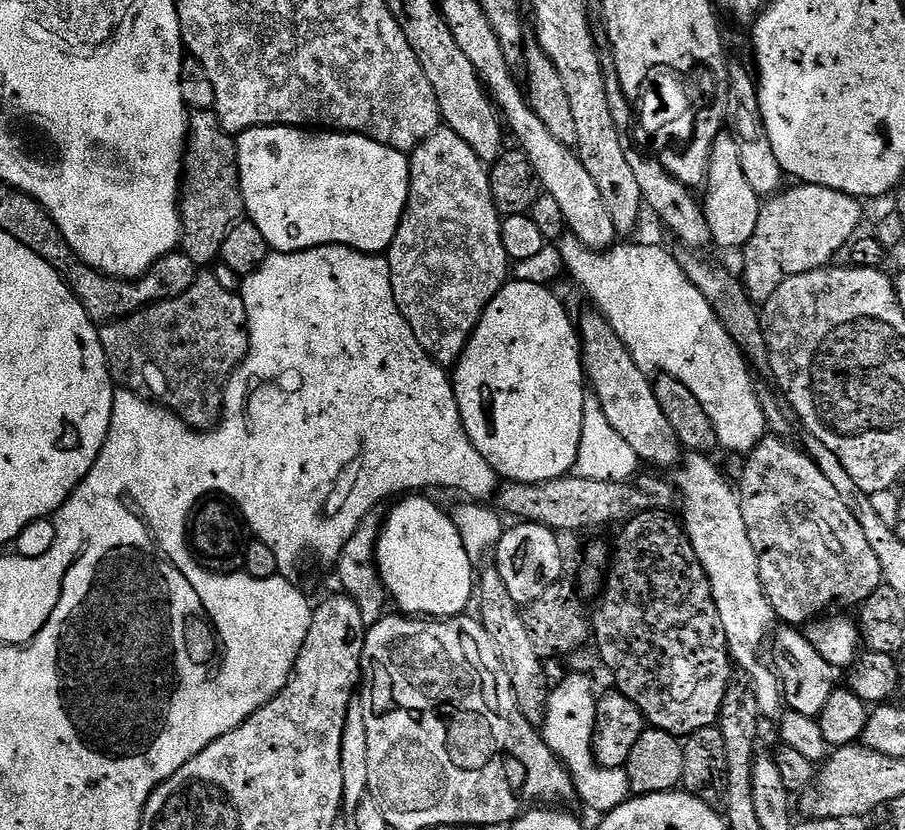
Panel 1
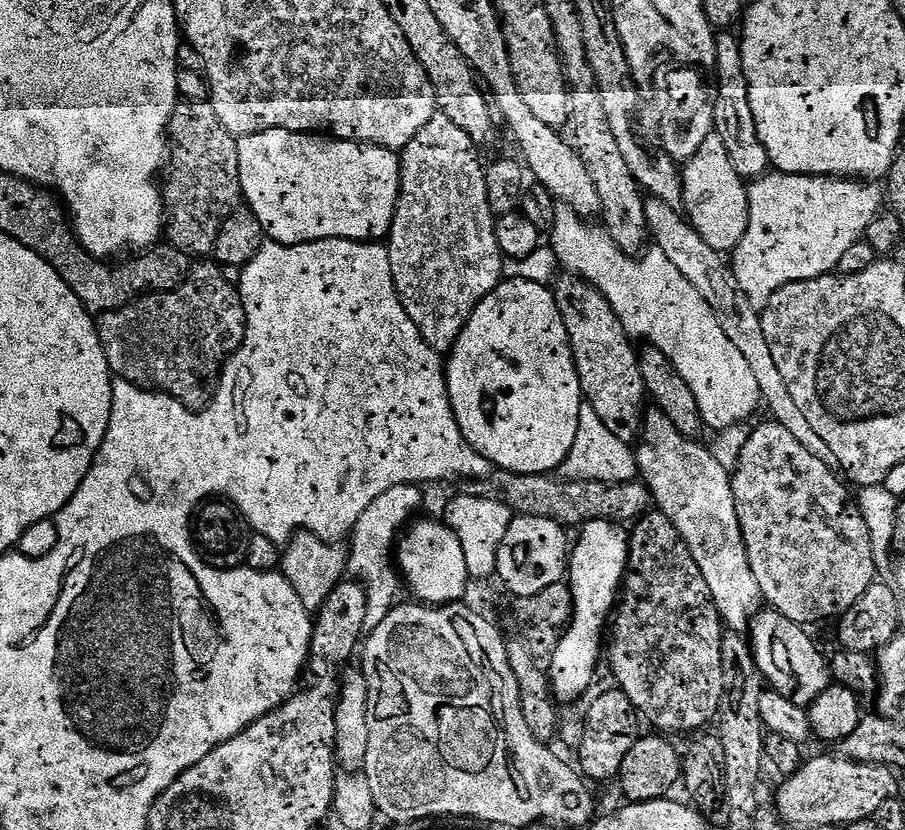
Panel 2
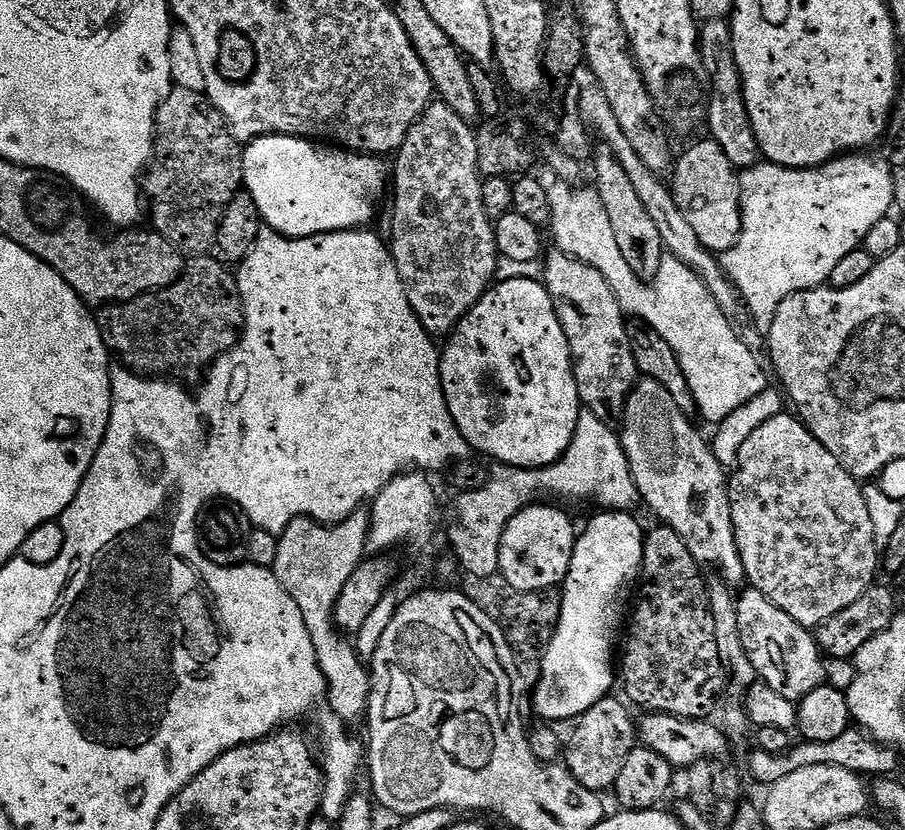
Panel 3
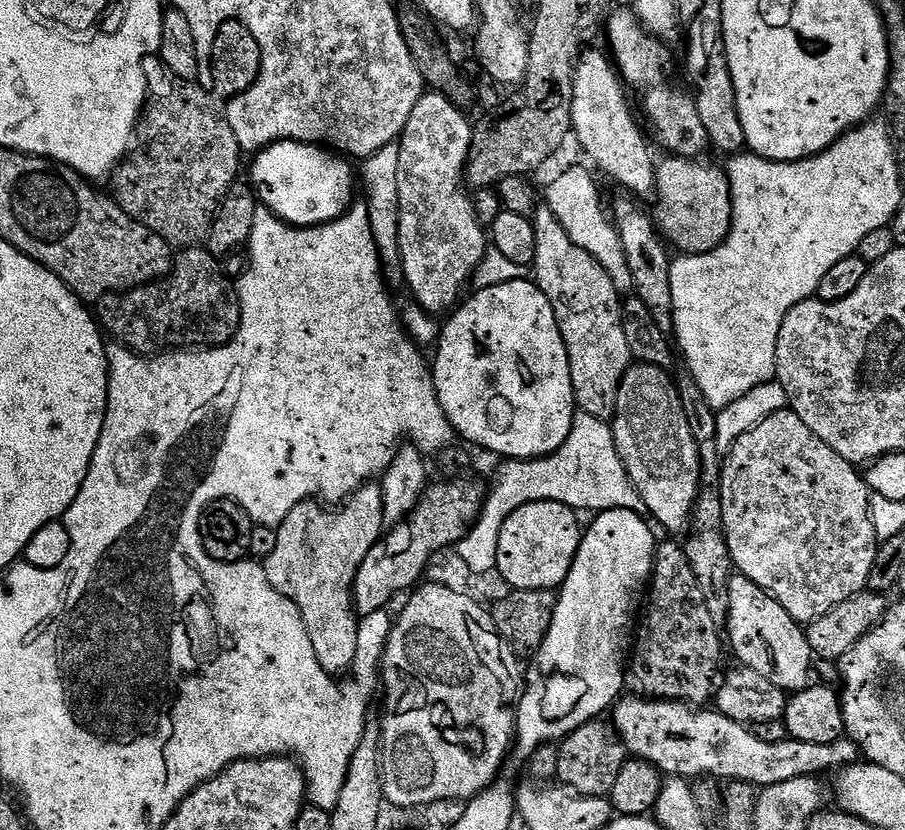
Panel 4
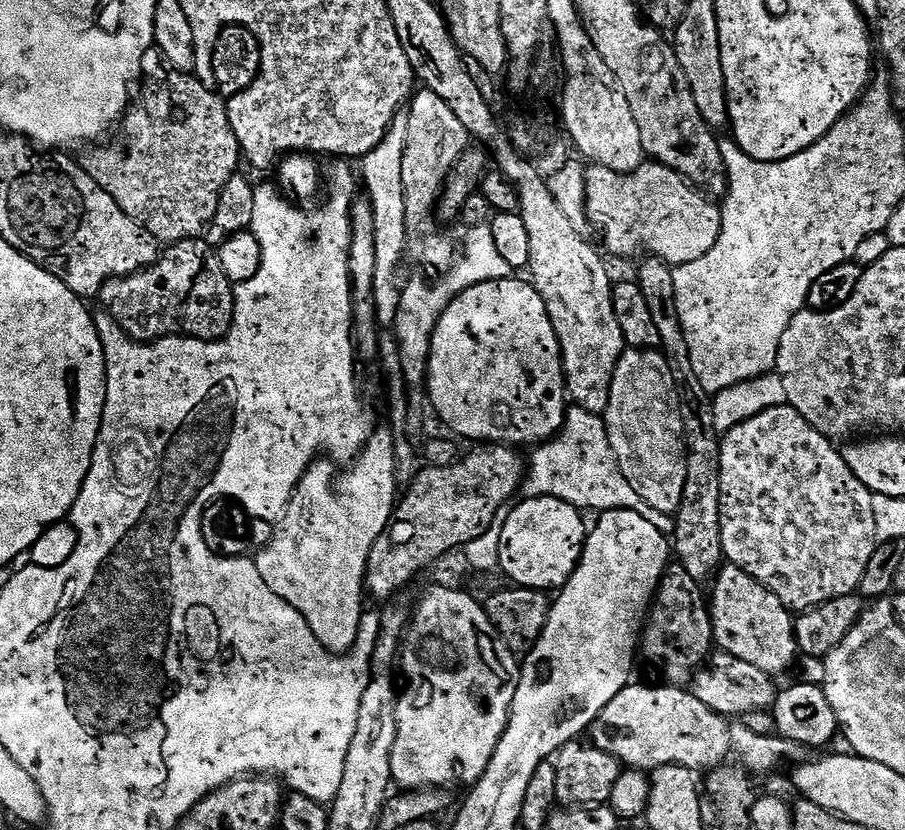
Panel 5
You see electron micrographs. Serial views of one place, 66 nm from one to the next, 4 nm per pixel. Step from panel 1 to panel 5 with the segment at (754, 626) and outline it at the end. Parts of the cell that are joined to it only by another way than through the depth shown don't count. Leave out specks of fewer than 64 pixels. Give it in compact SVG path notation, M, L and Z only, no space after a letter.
M625 347L622 358L614 370L614 382L610 382L610 402L603 417L610 446L620 463L622 474L638 490L638 498L646 502L658 514L675 514L682 502L682 490L686 490L686 464L688 447L684 444L684 427L678 390L670 362L663 351L654 348Z

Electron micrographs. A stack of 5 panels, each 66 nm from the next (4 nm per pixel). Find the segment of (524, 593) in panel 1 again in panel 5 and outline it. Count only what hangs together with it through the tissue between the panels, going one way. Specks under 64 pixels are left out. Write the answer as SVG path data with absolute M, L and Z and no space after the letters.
M530 497L520 502L508 517L503 517L504 524L498 528L501 532L499 571L504 571L513 585L555 593L568 583L580 565L589 525L584 525L581 509L558 498Z

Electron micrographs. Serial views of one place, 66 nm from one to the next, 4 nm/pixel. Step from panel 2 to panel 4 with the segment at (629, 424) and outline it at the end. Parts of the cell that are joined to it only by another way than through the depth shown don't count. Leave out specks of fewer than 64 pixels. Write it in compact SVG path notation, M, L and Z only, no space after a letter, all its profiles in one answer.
M540 206L536 209L536 215L531 217L534 226L534 246L536 247L536 263L534 265L534 283L542 290L542 294L546 294L546 298L550 302L550 306L554 310L554 318L558 322L558 330L562 334L562 342L566 346L566 354L570 362L570 378L574 386L574 398L576 399L577 409L586 414L590 414L599 420L611 422L616 413L618 406L618 386L622 386L622 378L626 374L626 370L631 368L634 363L632 355L632 347L630 342L626 342L626 330L622 326L622 293L614 286L614 282L610 278L610 274L606 274L606 270L594 258L590 258L590 254L586 254L586 250L582 250L580 246L574 246L574 242L570 242L570 234L566 234L566 230L562 230L562 222L554 214L554 210L550 210L546 206Z

